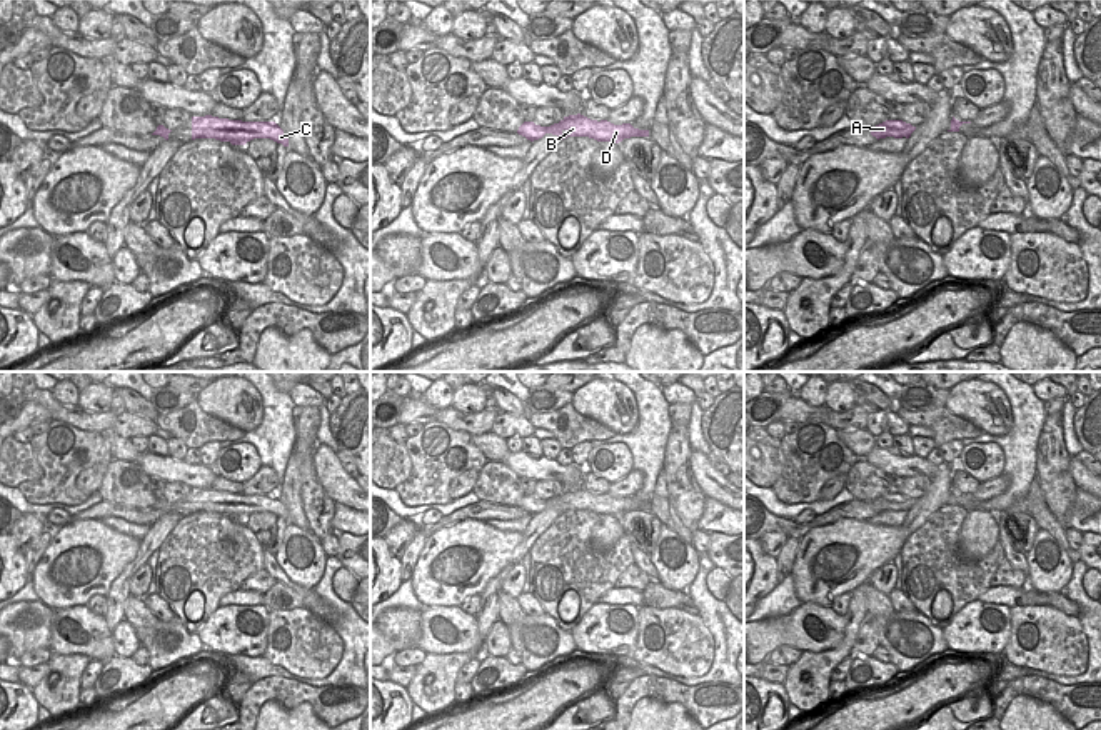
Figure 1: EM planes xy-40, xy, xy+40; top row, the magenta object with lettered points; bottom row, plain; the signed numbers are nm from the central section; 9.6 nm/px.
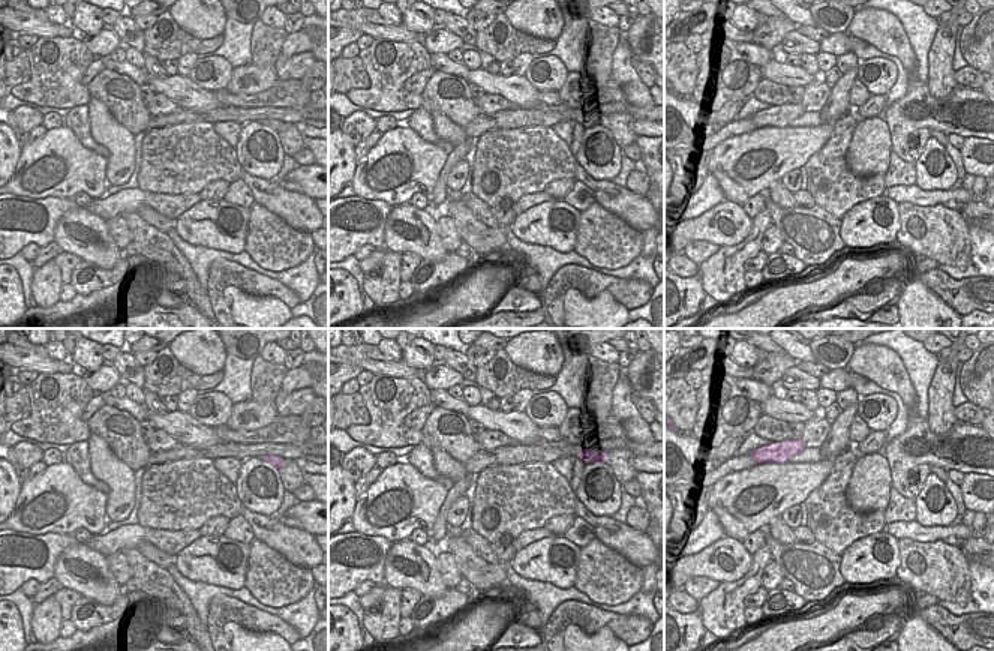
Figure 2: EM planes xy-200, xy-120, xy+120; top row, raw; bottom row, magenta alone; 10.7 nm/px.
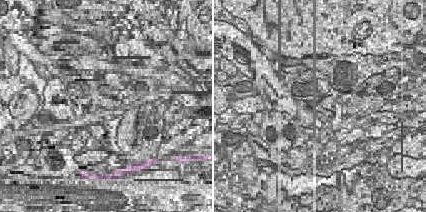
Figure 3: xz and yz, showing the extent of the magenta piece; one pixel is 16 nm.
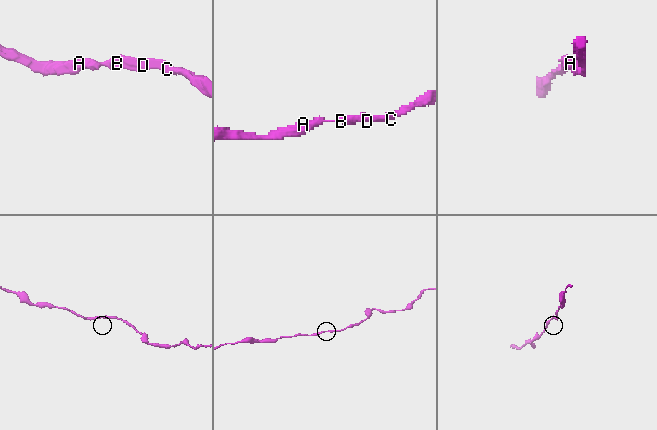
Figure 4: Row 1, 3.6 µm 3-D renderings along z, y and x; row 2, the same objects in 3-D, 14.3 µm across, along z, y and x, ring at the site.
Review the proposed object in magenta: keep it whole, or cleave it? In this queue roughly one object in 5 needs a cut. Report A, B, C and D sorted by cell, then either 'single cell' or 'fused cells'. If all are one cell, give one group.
groups A B C D; single cell

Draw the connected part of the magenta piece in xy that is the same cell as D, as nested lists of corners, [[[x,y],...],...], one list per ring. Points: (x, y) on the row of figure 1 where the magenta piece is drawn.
[[[581,113],[564,117],[559,123],[550,127],[540,127],[534,122],[524,122],[519,130],[519,135],[534,142],[542,138],[545,133],[557,135],[561,140],[567,137],[589,137],[597,142],[622,142],[631,137],[649,137],[649,130],[634,128],[631,123],[614,125],[607,120],[591,120]]]

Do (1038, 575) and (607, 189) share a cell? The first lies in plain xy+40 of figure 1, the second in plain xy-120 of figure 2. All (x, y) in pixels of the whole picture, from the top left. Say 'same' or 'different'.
different

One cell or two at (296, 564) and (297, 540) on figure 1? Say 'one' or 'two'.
one

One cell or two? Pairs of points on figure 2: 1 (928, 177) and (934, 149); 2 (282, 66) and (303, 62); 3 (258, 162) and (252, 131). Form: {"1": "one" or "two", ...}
{"1": "one", "2": "one", "3": "one"}

